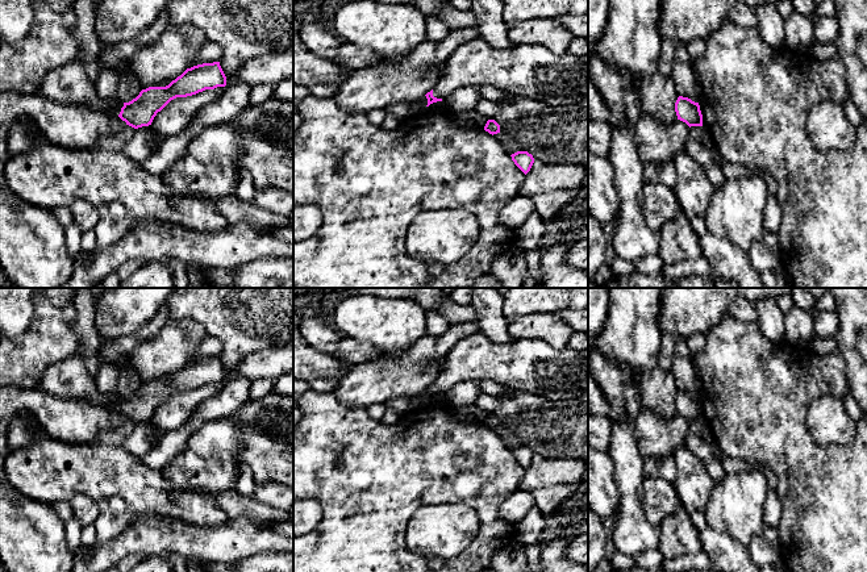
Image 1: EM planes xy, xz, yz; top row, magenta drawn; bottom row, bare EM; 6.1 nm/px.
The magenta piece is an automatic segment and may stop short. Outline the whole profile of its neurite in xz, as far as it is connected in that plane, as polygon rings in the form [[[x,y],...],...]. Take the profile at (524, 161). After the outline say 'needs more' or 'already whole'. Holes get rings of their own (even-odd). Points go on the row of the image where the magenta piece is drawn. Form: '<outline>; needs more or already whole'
[[[517,151],[514,154],[510,155],[512,160],[514,162],[514,164],[526,175],[533,163],[534,163],[534,158],[532,154],[529,154],[528,151]]]; already whole

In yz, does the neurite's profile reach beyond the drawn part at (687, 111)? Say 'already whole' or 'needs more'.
already whole

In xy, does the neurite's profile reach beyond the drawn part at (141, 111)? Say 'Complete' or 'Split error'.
Split error

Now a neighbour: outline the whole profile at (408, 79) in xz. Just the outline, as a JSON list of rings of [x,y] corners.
[[[462,29],[450,30],[439,42],[425,39],[401,59],[382,59],[375,66],[354,71],[332,99],[345,110],[362,113],[400,101],[416,104],[434,89],[439,80],[438,70],[453,51],[476,37],[476,30]]]

